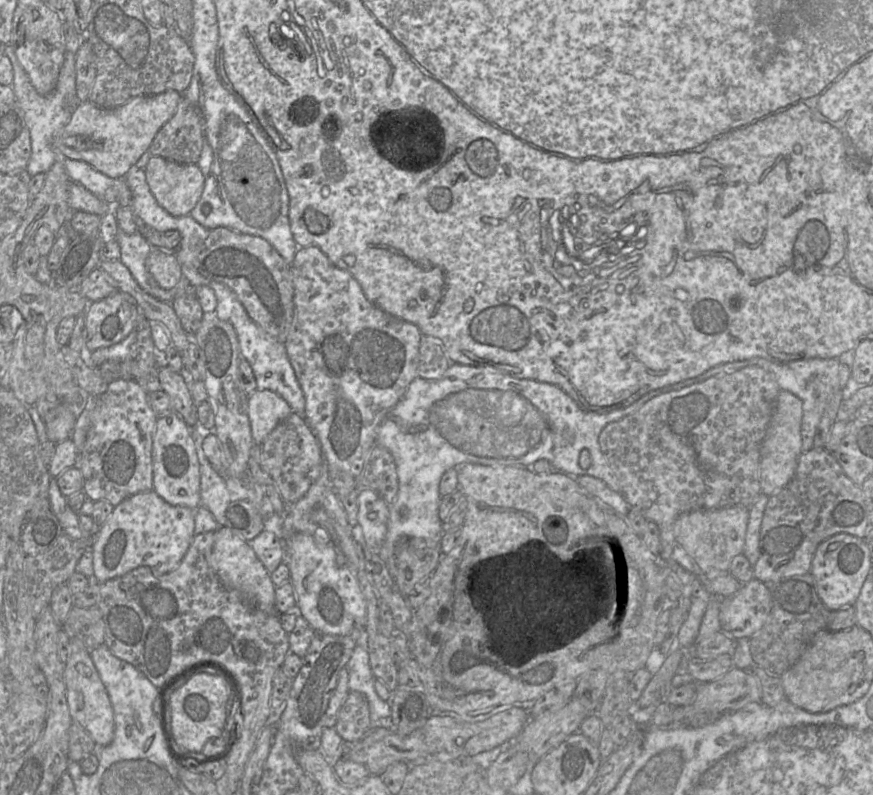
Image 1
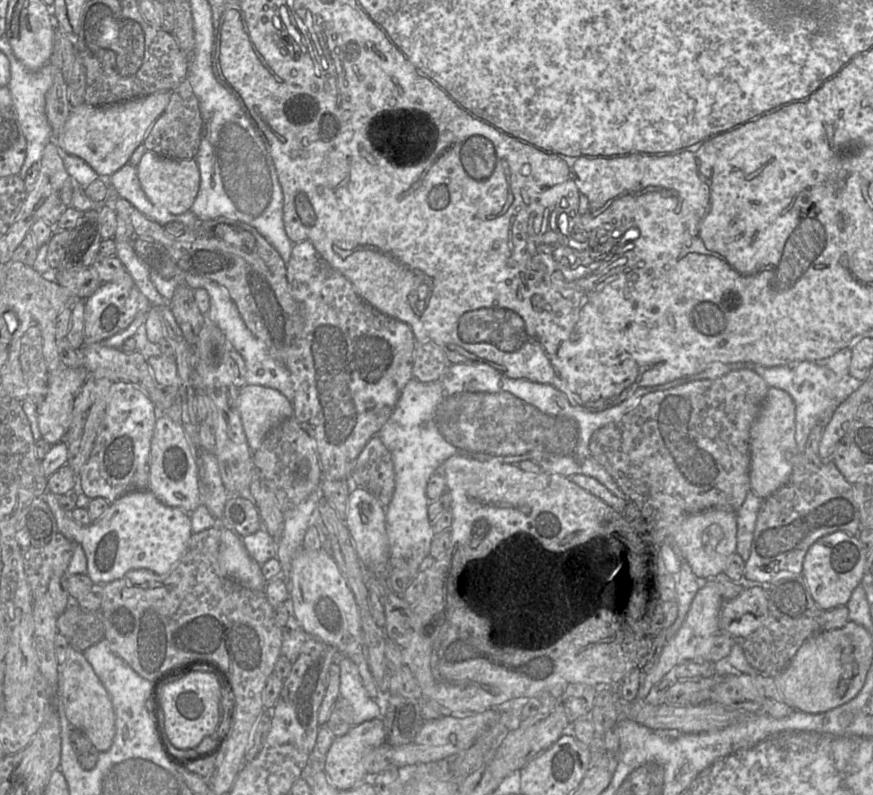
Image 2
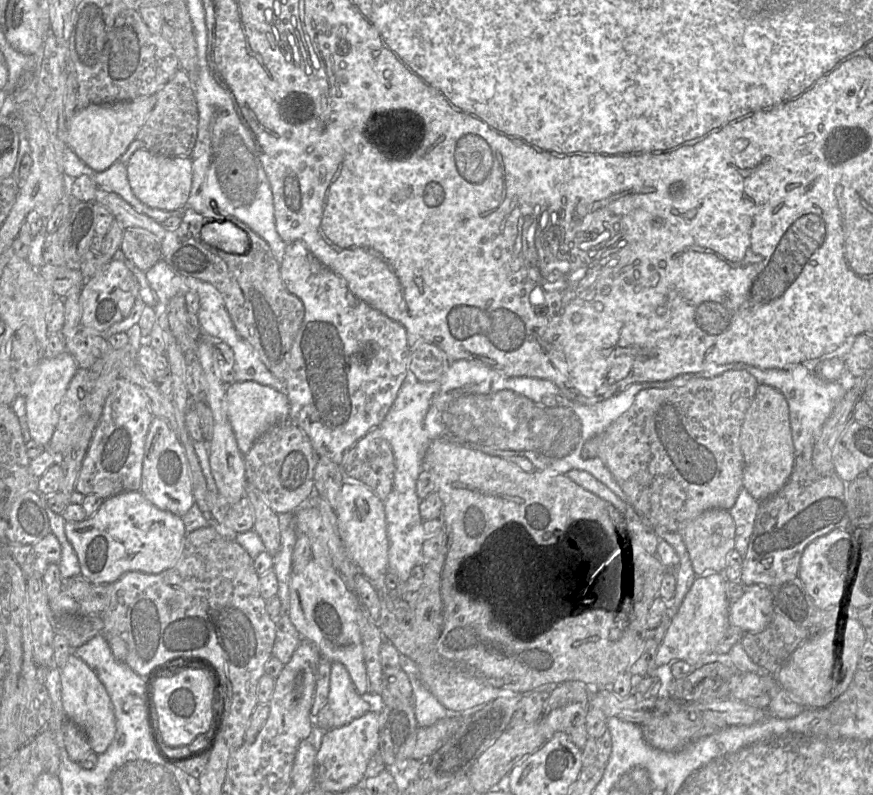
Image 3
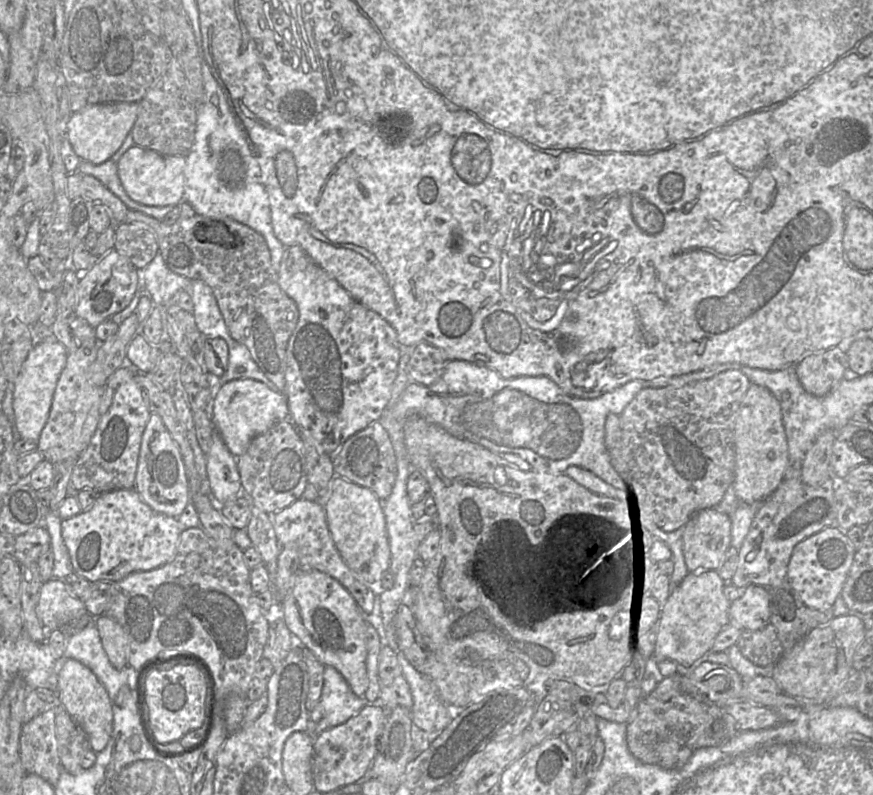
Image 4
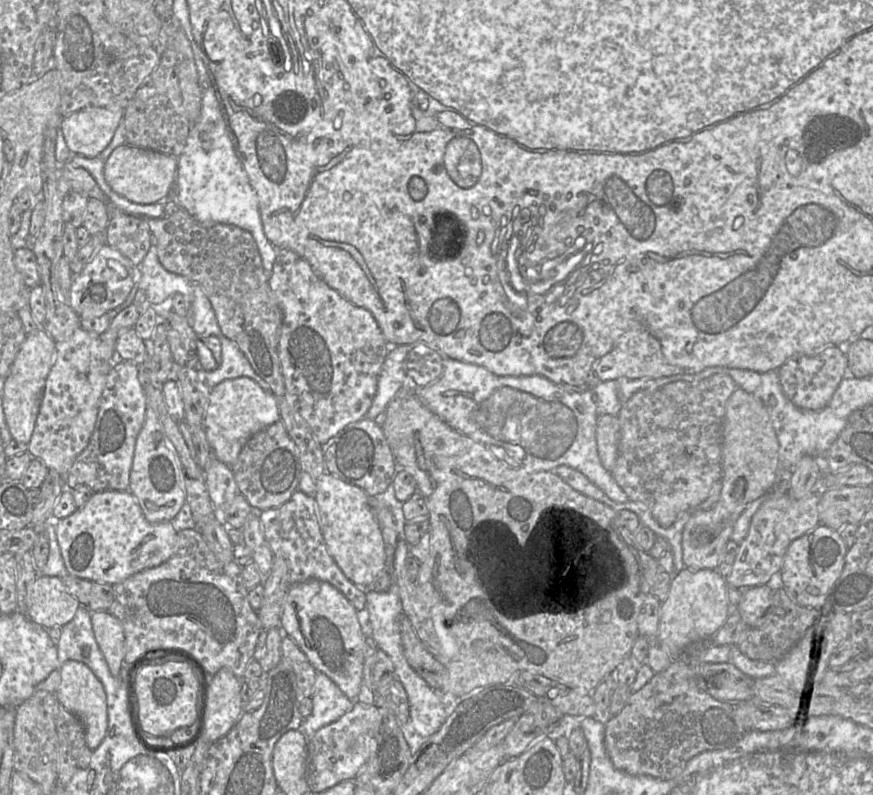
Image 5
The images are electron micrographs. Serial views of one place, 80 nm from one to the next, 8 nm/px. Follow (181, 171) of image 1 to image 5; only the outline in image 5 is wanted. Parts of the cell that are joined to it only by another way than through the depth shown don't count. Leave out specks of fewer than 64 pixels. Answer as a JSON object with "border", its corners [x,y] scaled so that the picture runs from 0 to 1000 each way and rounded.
{"border":[[[148,181],[135,184],[120,203],[119,224],[127,238],[157,257],[175,257],[190,252],[200,233],[203,197]]]}

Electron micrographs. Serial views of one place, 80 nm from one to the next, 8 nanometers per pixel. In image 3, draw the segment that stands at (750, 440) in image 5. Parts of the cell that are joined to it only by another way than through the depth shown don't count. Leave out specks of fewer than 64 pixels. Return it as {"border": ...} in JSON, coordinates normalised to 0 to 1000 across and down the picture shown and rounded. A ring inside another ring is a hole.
{"border":[[[868,484],[849,537],[848,561],[852,576],[851,615],[874,631],[892,619],[910,589],[911,565],[898,497],[880,484]],[[813,640],[787,657],[779,668],[797,725],[827,721],[834,698],[842,691],[842,658],[836,645],[828,640]]]}

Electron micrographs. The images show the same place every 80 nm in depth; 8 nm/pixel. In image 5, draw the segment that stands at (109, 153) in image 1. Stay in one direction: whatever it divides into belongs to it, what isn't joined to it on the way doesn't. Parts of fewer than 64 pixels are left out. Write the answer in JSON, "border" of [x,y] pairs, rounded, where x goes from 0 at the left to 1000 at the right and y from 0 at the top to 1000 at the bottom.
{"border":[[[99,136],[71,150],[69,162],[84,194],[110,199],[125,182],[142,138]]]}

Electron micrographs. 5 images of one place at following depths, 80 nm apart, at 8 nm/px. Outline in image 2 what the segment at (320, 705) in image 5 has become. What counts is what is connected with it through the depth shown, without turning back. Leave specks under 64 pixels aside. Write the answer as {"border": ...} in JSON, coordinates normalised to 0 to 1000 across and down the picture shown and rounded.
{"border":[[[397,826],[388,830],[387,836],[389,840],[389,877],[396,879],[404,892],[404,913],[430,903],[436,903],[436,892],[422,874],[409,836]]]}

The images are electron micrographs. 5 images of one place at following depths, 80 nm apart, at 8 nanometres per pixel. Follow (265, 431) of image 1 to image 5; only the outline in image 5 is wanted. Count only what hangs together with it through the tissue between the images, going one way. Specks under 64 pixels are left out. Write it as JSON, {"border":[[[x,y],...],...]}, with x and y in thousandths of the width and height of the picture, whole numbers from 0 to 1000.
{"border":[[[276,474],[258,478],[242,489],[233,537],[243,574],[266,586],[290,547],[318,530],[321,530],[321,518],[315,499],[302,493],[289,477]]]}

